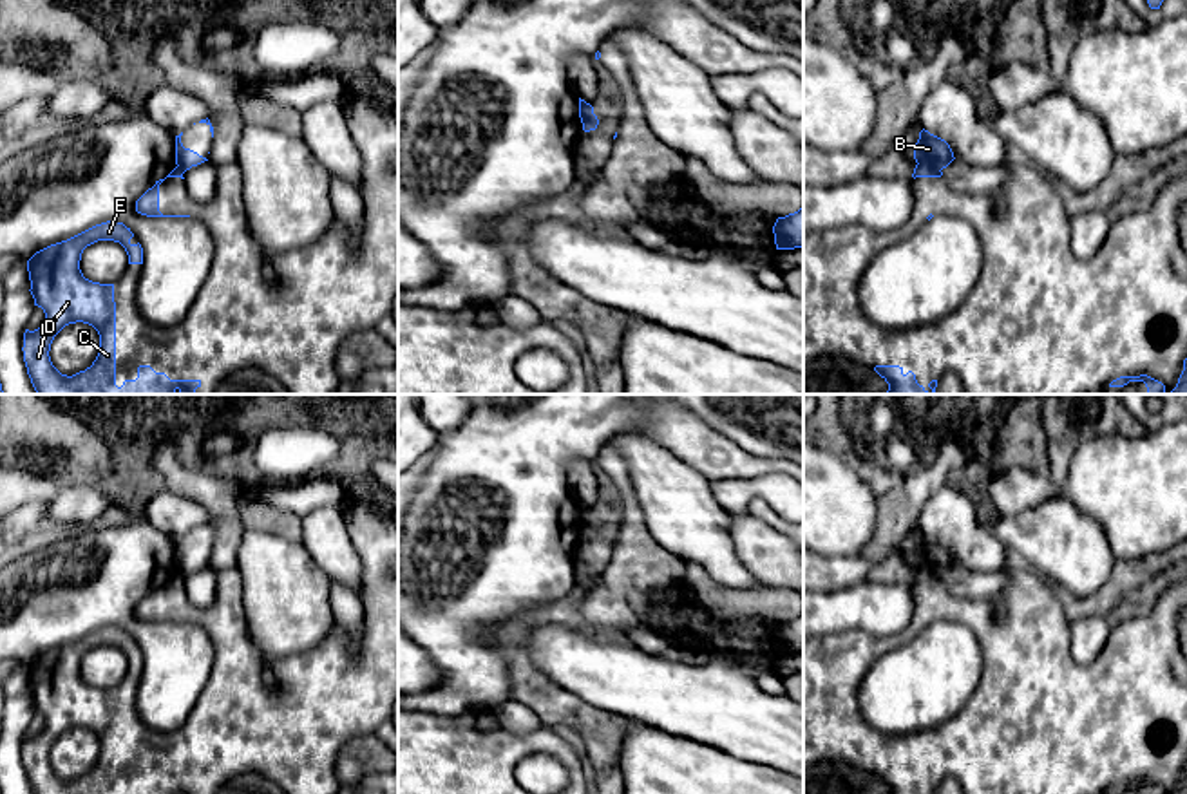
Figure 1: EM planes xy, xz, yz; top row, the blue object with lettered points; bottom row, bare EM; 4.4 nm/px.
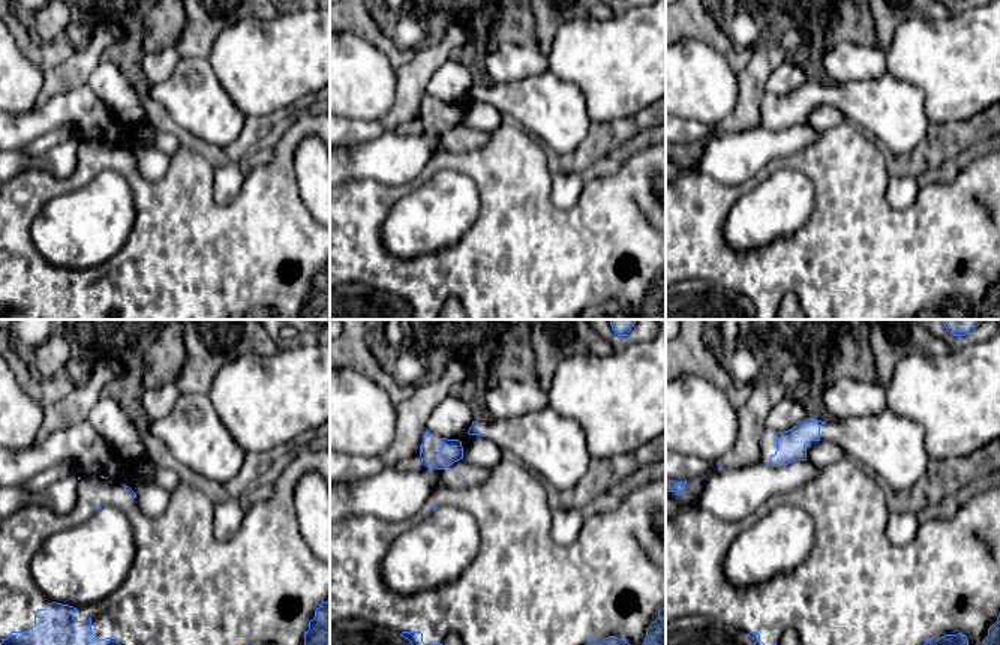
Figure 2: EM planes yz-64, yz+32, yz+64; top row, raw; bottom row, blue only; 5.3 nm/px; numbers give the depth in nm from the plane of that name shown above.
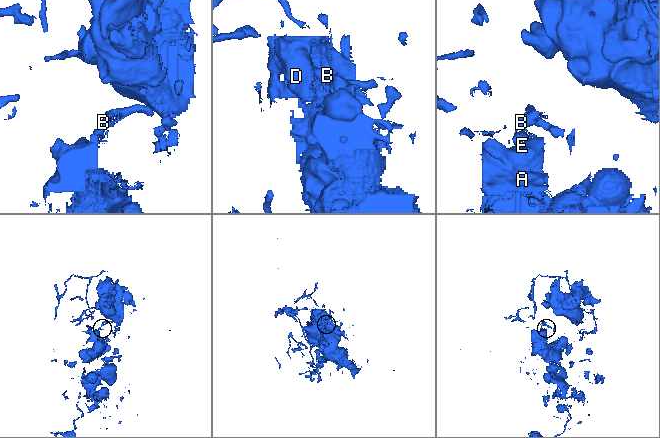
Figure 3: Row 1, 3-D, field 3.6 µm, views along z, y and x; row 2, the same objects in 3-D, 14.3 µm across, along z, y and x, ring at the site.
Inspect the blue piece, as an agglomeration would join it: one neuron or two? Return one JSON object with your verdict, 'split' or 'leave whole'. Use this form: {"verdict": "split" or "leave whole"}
{"verdict": "split"}

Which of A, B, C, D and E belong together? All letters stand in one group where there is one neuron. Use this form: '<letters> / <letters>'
A C D E / B

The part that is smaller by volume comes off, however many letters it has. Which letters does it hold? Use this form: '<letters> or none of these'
B

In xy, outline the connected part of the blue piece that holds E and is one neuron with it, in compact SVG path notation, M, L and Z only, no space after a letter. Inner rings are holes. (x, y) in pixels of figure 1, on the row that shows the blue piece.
M107 221L96 224L67 241L51 244L36 251L27 260L31 280L31 295L34 306L45 313L42 327L24 333L24 362L36 394L195 394L201 380L170 380L165 373L156 373L150 365L138 367L136 380L125 380L121 387L116 385L116 302L114 284L100 284L83 277L80 269L81 253L87 246L98 241L119 242L128 264L143 264L141 244L132 244L134 233L123 222ZM83 322L92 326L100 335L100 353L90 367L72 376L62 374L51 362L49 351L54 336L69 324Z

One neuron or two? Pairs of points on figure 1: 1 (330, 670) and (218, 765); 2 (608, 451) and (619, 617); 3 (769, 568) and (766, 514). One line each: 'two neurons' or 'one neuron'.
1: one neuron
2: one neuron
3: two neurons

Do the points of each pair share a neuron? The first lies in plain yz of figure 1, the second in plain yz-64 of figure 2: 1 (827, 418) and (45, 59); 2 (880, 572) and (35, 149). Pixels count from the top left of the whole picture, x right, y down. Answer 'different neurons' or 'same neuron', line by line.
1: same neuron
2: same neuron

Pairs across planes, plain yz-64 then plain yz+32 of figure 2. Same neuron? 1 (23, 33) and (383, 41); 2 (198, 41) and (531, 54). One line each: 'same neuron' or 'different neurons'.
1: same neuron
2: different neurons

